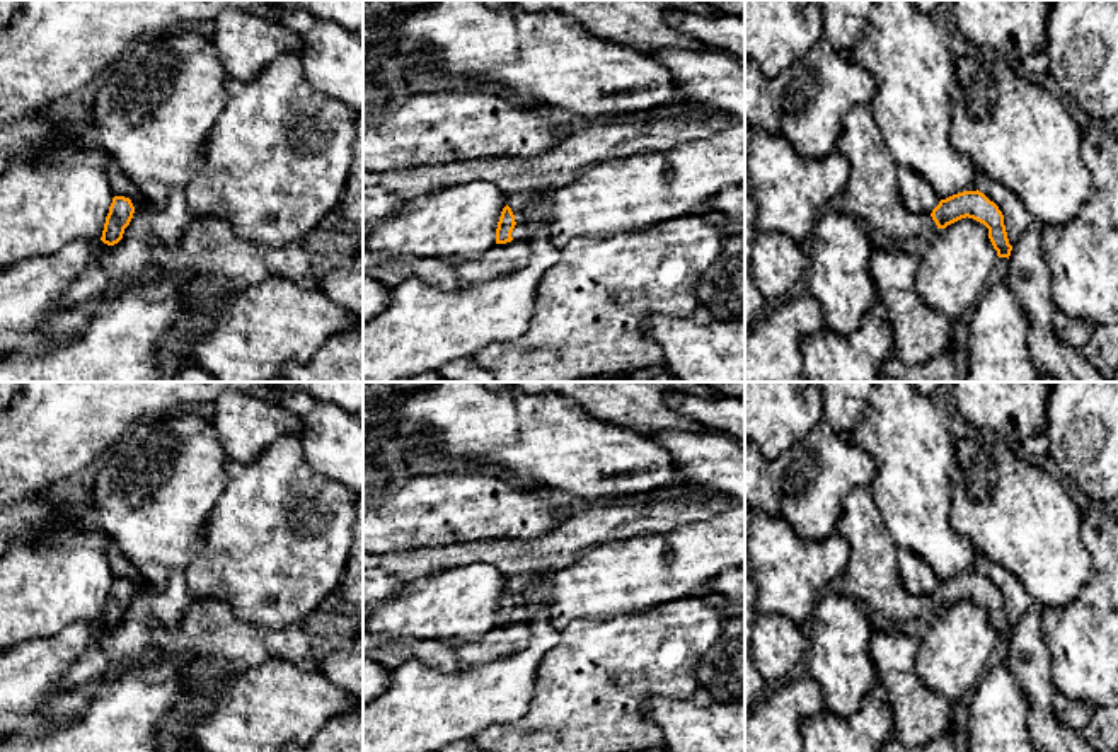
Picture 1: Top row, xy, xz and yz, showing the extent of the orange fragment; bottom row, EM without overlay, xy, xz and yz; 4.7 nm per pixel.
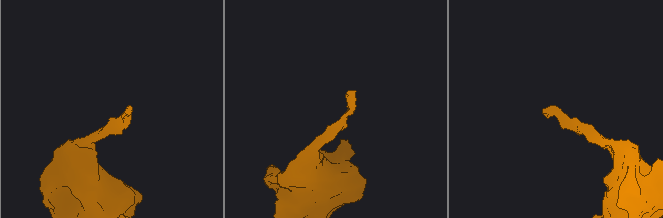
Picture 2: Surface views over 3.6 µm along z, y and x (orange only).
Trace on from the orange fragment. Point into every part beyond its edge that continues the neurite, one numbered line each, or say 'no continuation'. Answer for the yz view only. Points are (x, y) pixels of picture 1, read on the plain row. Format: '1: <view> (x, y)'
1: yz (871, 577)

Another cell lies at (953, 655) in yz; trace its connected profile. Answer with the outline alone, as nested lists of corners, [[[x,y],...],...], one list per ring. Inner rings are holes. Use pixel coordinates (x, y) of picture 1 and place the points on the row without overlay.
[[[968,599],[939,610],[919,634],[917,674],[951,703],[977,689],[999,639],[988,610]]]

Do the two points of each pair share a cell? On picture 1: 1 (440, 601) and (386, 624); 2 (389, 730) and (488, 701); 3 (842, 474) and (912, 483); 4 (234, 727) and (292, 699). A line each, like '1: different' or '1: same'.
1: same
2: same
3: different
4: same

